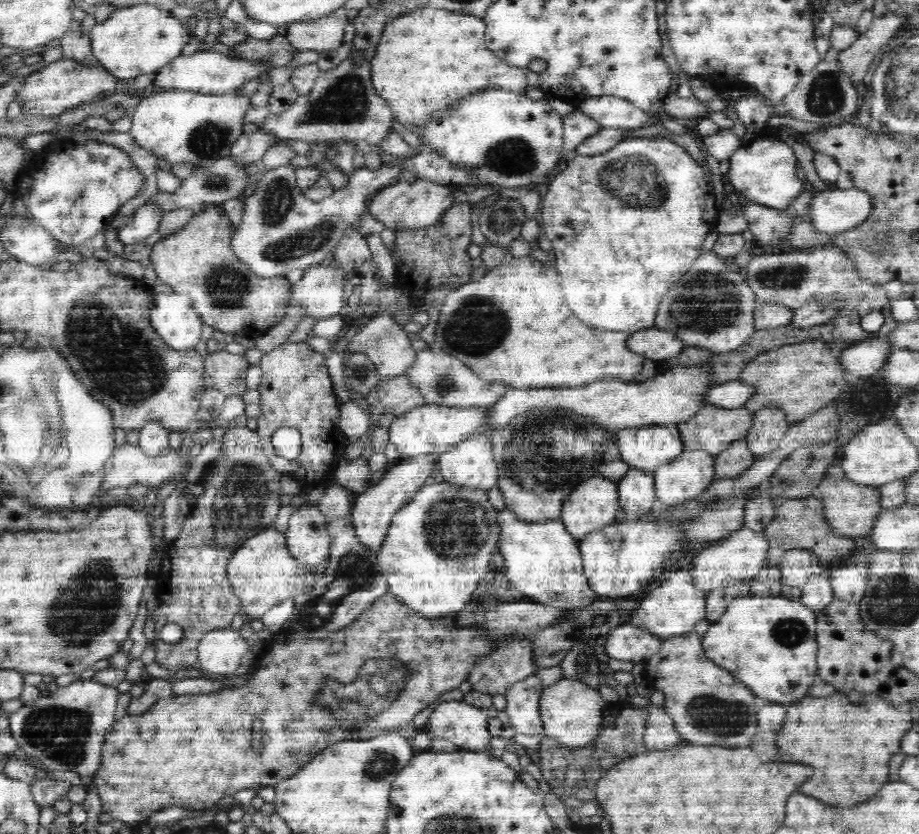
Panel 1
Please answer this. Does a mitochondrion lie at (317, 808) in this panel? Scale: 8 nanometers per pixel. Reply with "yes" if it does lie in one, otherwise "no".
no

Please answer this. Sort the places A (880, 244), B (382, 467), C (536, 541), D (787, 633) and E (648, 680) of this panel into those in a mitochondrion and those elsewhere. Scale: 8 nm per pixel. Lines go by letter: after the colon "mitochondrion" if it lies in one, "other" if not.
A: mitochondrion
B: other
C: other
D: mitochondrion
E: other

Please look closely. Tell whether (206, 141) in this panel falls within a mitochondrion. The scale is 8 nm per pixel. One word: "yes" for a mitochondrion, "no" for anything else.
yes

